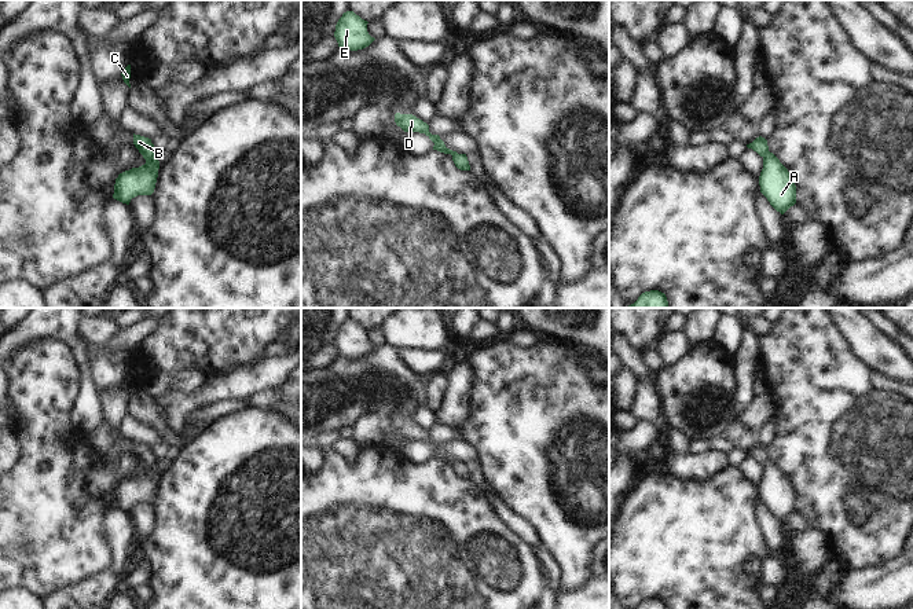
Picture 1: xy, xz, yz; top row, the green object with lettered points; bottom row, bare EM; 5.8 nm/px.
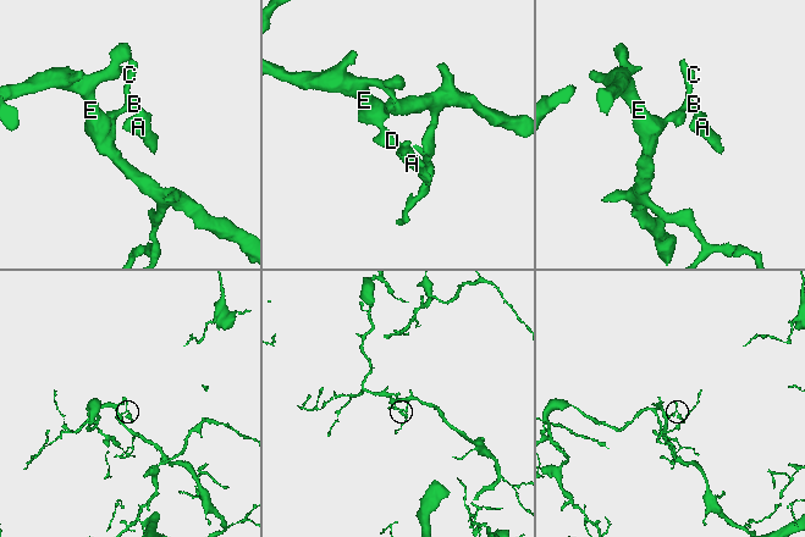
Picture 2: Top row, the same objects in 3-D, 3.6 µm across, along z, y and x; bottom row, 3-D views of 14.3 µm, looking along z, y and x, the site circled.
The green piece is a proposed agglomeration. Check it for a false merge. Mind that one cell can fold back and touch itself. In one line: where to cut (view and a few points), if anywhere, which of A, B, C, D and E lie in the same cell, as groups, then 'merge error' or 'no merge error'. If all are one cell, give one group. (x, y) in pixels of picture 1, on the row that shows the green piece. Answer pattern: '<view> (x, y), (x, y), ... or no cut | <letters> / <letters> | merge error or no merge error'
no cut | A B C D E | no merge error

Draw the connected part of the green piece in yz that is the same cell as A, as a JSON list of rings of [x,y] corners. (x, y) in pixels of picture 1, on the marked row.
[[[762,136],[747,144],[763,158],[763,169],[759,176],[760,192],[770,205],[784,214],[796,203],[796,186],[788,169],[769,151],[767,140]]]

